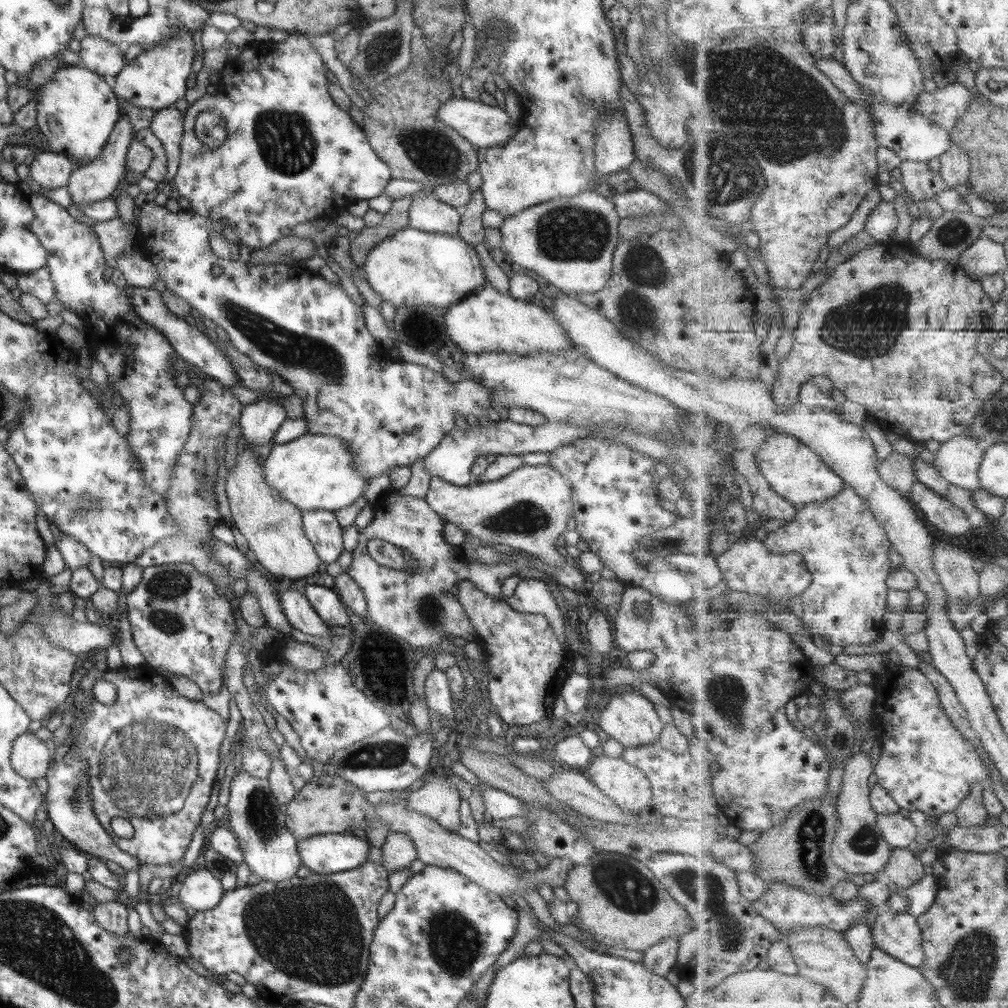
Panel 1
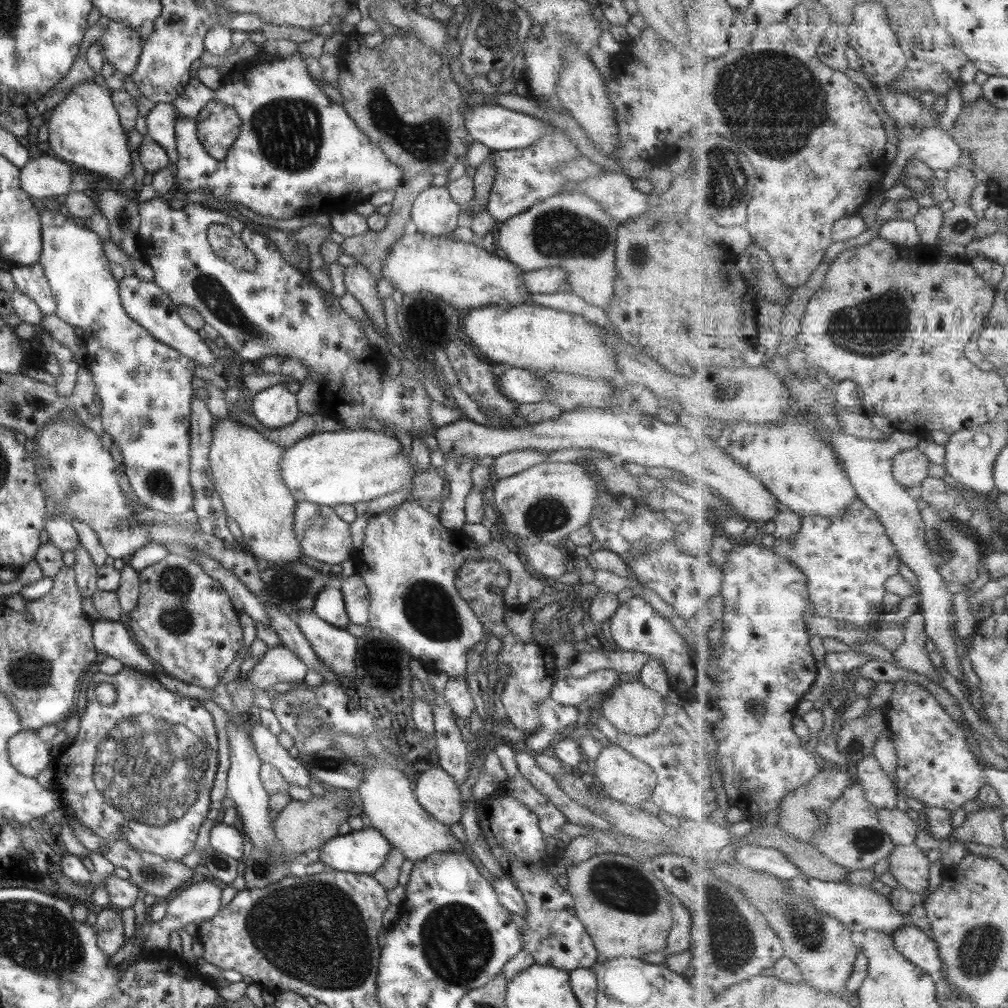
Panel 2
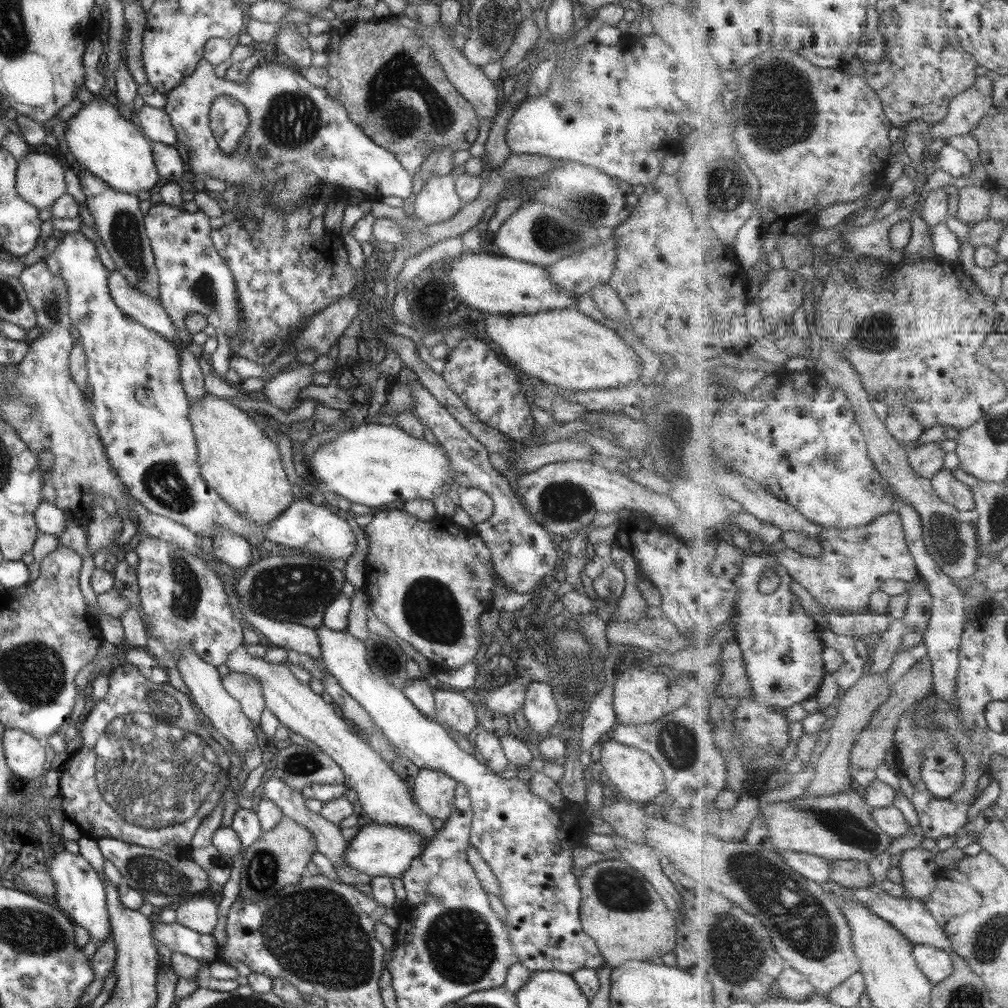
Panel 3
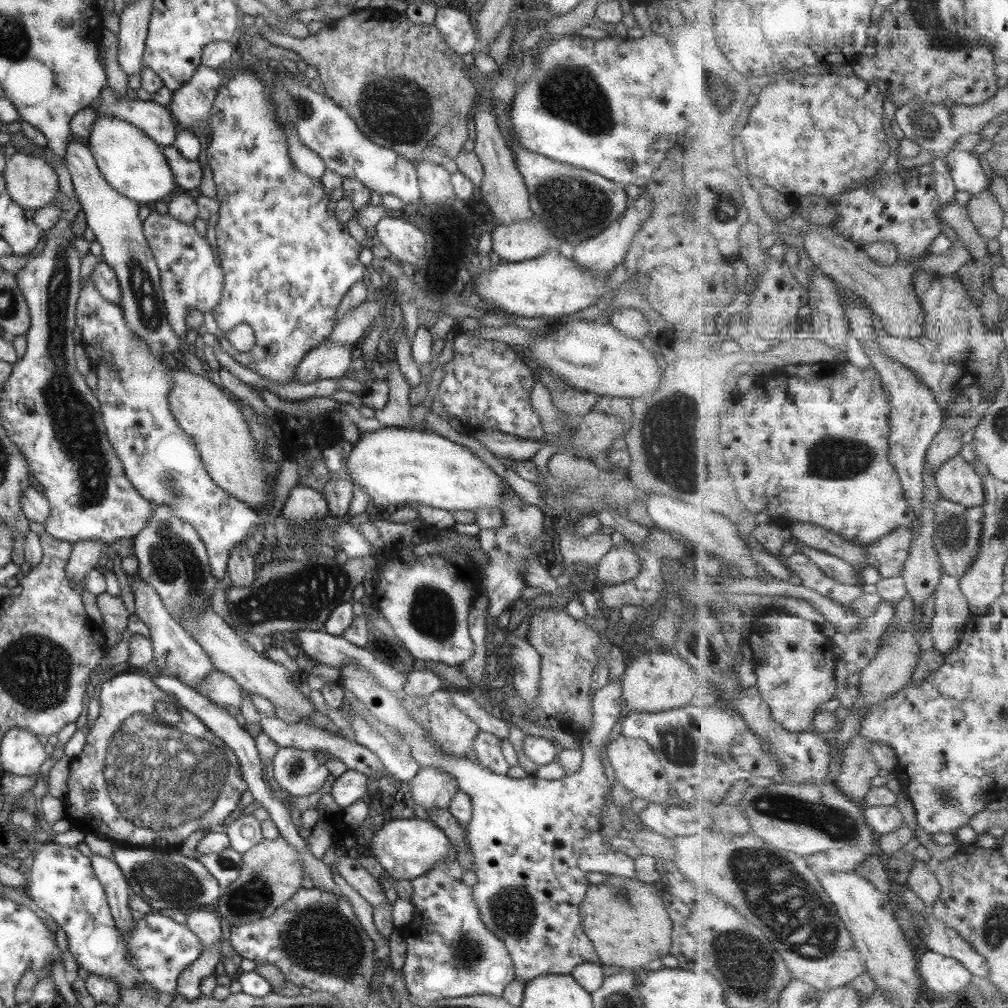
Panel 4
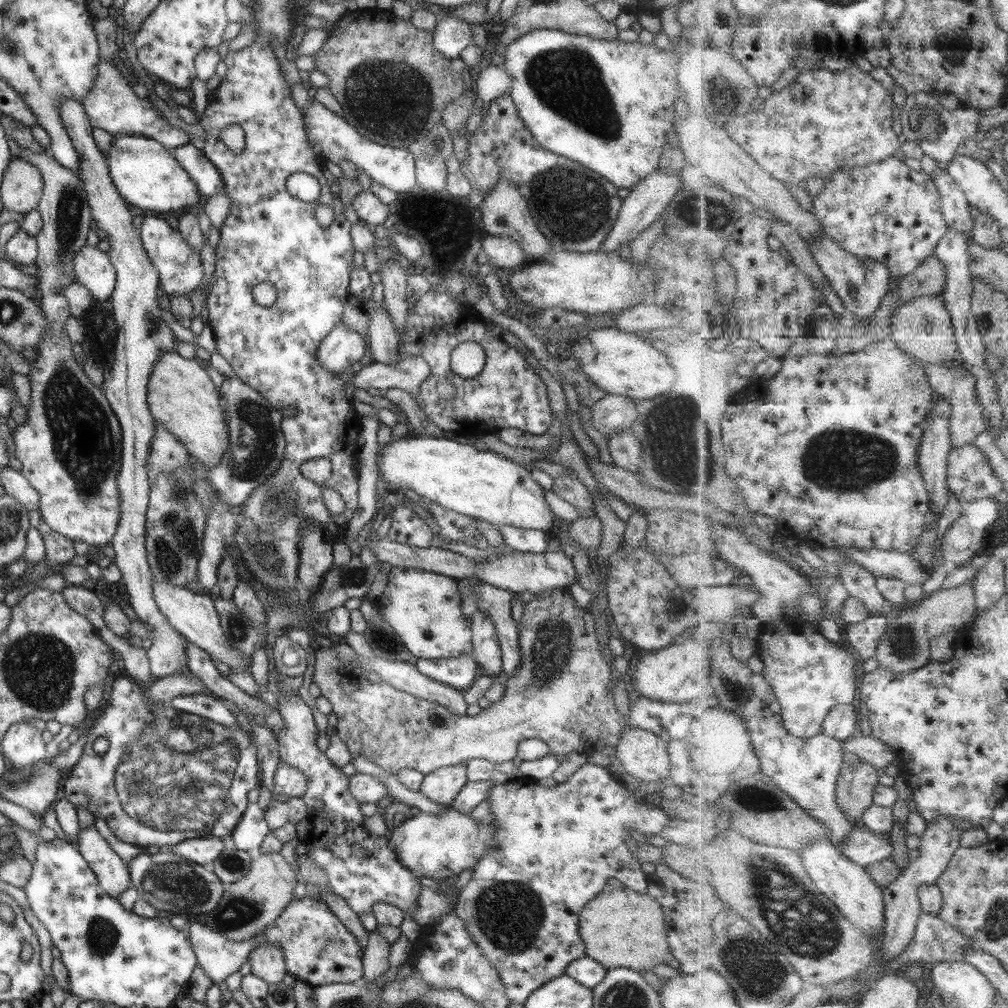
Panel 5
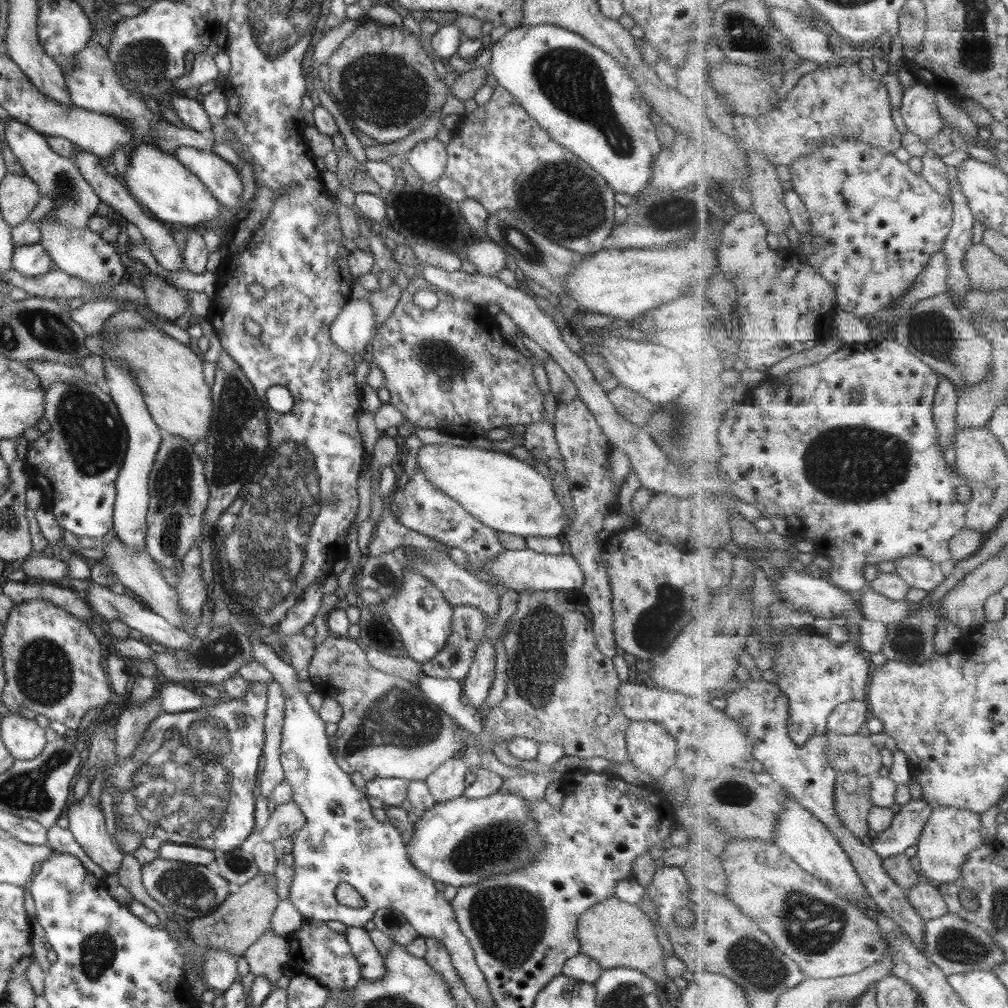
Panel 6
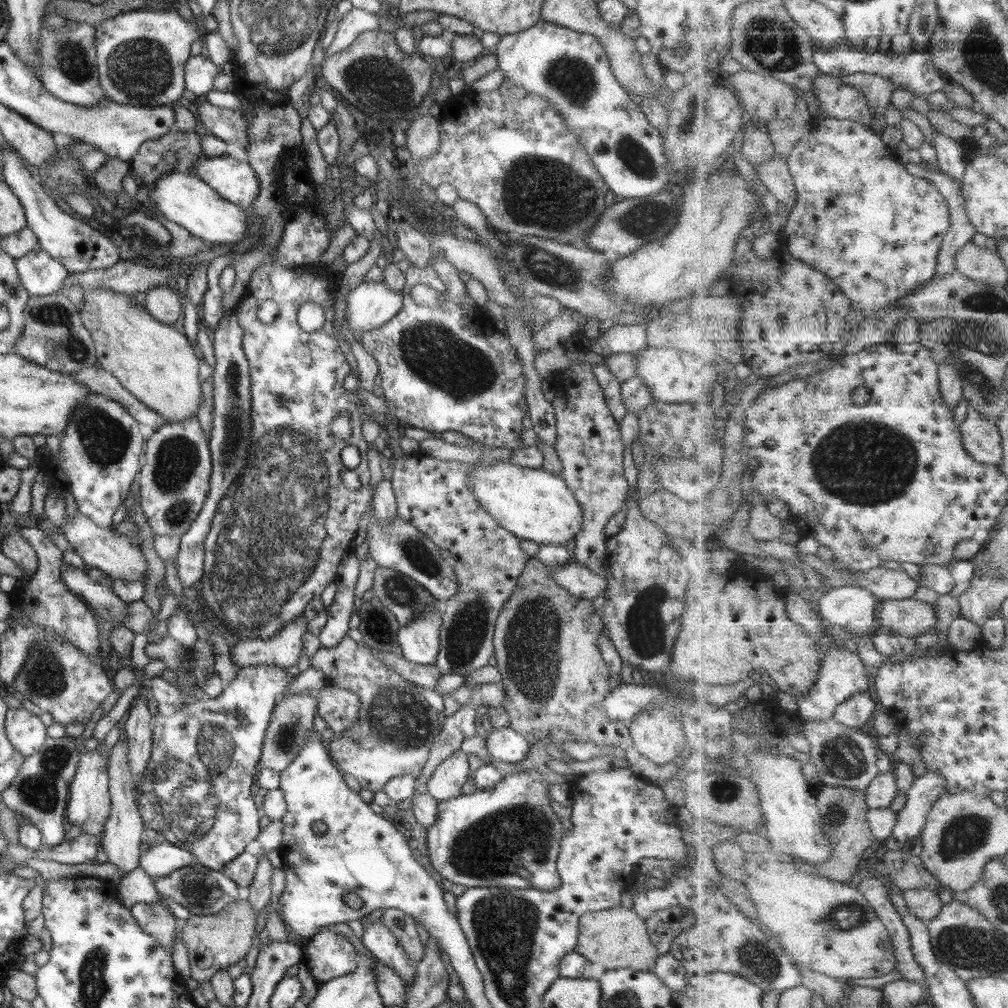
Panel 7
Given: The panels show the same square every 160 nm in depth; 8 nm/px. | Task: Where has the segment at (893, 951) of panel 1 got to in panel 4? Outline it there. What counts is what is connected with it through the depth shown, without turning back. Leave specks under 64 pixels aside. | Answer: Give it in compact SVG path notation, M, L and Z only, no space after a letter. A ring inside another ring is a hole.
M926 951L919 960L920 975L924 985L935 992L936 997L954 995L971 986L973 974L959 959Z

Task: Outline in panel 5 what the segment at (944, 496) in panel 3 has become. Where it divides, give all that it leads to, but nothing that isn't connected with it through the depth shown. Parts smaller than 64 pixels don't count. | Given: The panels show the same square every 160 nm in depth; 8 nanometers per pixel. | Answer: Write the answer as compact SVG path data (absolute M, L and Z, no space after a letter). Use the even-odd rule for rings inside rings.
M971 443L951 450L948 458L948 488L959 502L977 501L987 497L997 498L1003 492L1003 482L991 468L987 456Z

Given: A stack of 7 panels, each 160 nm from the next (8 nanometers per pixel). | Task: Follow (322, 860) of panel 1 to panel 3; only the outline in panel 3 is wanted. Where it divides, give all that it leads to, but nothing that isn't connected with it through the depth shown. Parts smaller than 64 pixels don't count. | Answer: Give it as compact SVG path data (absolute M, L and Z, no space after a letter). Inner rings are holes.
M372 823L359 827L356 835L345 843L342 857L346 866L350 866L361 874L393 878L403 874L410 865L411 859L415 858L423 847L420 836L408 828Z

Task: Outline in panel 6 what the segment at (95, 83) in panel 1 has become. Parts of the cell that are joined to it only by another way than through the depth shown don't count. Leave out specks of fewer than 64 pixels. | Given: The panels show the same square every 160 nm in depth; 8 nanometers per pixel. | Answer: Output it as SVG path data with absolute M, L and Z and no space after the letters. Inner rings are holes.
M140 143L136 147L132 147L127 153L127 165L125 171L122 172L125 186L128 192L142 207L150 210L155 219L171 224L181 226L190 226L193 228L198 223L219 218L219 203L212 197L204 184L194 175L191 174L175 157L160 151L152 143Z

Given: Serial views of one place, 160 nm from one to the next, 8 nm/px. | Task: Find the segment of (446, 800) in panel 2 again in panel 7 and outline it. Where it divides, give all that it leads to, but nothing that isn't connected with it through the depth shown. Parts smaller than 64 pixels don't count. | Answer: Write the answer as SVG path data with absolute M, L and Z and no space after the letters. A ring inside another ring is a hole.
M457 749L442 760L427 779L427 792L436 800L444 801L461 794L461 786L471 776L467 755Z

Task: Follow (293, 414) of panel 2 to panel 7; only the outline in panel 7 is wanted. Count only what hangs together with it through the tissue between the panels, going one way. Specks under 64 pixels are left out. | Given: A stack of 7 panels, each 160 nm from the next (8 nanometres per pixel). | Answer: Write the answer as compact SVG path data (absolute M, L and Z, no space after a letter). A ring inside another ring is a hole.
M363 281L346 297L346 324L349 334L360 342L360 335L383 326L399 310L404 292L389 290L383 281Z

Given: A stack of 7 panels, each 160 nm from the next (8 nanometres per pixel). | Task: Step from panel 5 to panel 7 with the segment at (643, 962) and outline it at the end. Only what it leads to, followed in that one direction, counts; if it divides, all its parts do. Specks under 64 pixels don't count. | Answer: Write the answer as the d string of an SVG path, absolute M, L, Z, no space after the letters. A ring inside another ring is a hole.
M617 906L609 910L588 911L578 921L575 951L590 963L600 962L606 970L629 968L653 973L658 957L647 934L645 920L631 909Z

